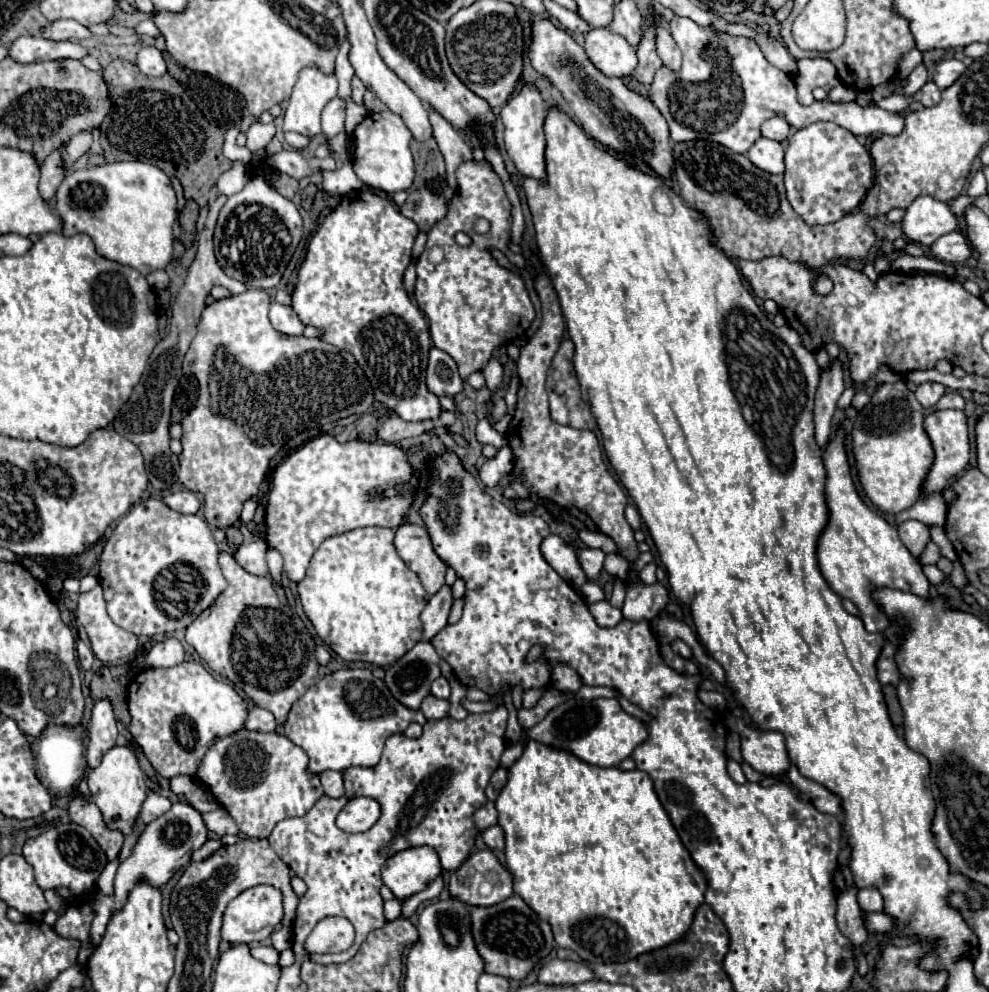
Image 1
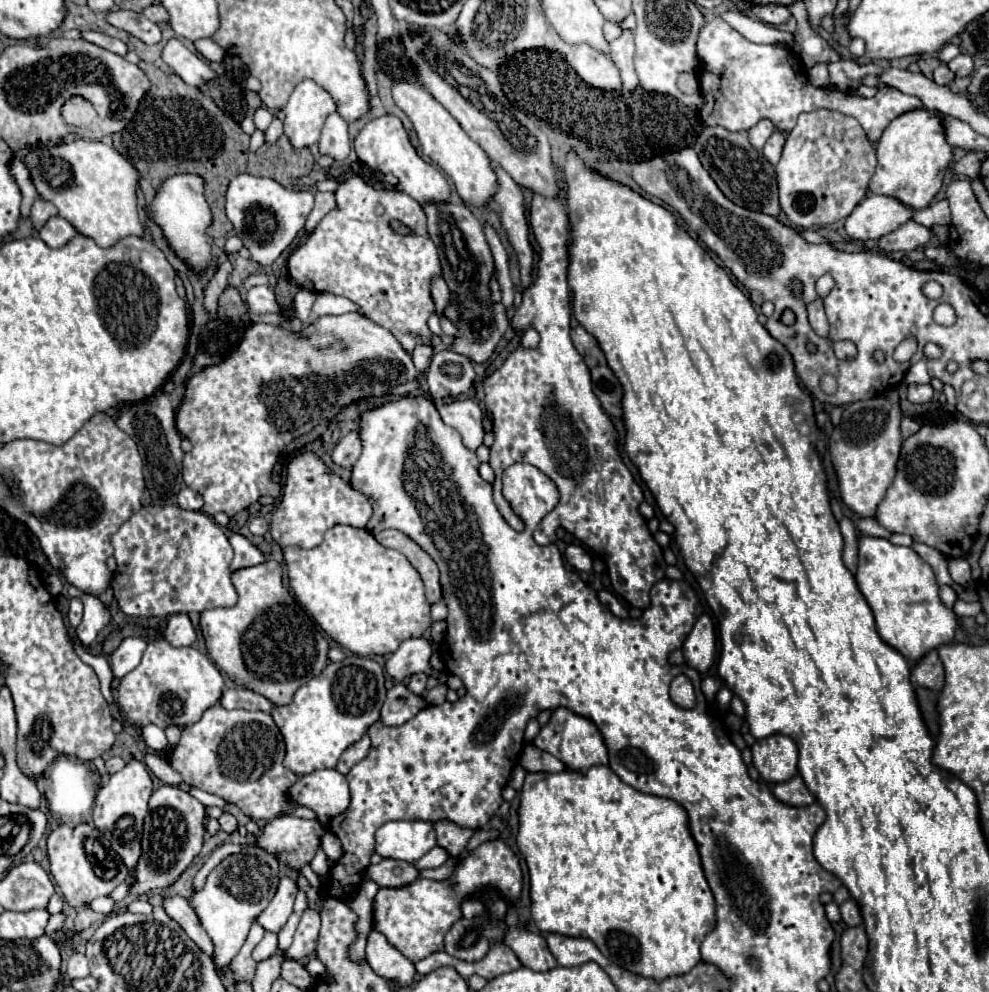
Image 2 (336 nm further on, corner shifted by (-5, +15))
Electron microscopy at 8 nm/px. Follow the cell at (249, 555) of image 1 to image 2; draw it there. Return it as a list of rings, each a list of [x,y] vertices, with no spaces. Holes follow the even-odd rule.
[[[233,533],[229,537],[229,543],[235,551],[235,557],[231,561],[231,571],[243,569],[243,567],[253,567],[253,565],[259,565],[265,561],[265,555],[259,551],[259,547],[253,545],[245,535]]]

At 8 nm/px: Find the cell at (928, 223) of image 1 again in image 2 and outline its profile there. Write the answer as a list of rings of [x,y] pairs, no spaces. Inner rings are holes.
[[[871,195],[871,197],[865,197],[847,217],[845,231],[851,239],[857,239],[857,241],[879,239],[883,235],[897,231],[901,225],[913,219],[913,215],[915,215],[915,209],[901,203],[895,197]]]

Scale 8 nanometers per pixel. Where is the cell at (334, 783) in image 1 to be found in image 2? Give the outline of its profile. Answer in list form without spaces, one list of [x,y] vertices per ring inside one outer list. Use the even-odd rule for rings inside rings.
[[[363,735],[363,739],[361,739],[361,741],[357,741],[355,745],[347,747],[347,749],[343,751],[343,755],[341,755],[341,759],[339,759],[339,763],[337,763],[337,767],[335,767],[335,769],[337,769],[339,773],[347,775],[347,773],[349,773],[349,769],[351,769],[355,763],[359,763],[361,759],[365,759],[365,757],[367,757],[369,747],[371,747],[369,737],[367,737],[367,735]]]

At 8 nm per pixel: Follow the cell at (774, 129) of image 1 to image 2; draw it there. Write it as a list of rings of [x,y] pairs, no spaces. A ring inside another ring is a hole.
[[[761,119],[755,127],[749,129],[749,141],[755,149],[763,149],[765,141],[769,139],[769,135],[775,131],[775,125],[769,119]]]

